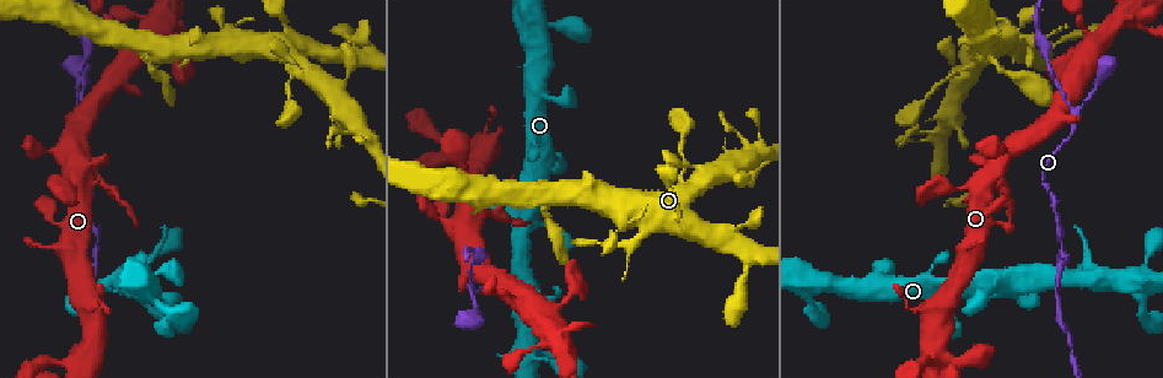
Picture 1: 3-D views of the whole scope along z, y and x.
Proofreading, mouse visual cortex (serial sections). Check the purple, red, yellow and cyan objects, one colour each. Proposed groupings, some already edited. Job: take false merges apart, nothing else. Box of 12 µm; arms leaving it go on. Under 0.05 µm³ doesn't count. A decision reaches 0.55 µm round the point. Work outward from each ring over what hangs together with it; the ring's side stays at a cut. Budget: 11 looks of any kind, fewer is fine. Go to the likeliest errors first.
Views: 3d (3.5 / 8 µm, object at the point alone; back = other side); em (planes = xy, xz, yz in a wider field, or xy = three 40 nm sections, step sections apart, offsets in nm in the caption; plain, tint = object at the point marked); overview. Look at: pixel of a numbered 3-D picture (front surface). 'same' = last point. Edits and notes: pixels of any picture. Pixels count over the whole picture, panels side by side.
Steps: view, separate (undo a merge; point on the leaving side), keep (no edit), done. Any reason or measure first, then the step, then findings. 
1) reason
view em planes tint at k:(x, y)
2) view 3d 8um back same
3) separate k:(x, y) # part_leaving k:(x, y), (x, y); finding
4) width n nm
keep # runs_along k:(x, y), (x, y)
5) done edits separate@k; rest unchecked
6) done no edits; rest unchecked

three-way junction
view 3d 3.5um at 1:(1076, 113)

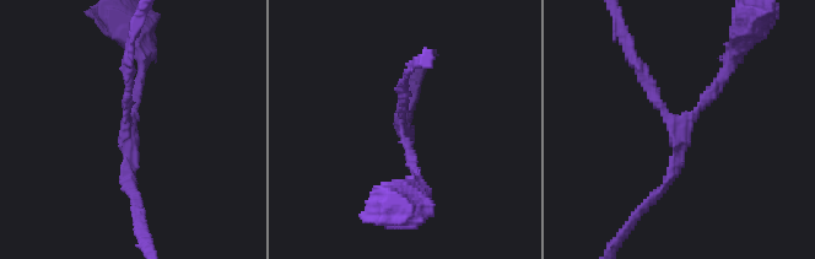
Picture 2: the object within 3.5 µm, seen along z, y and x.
arms 3; arm_widths 150, 150, 200 nm
view em xy step 2 tint at 2:(402, 129)

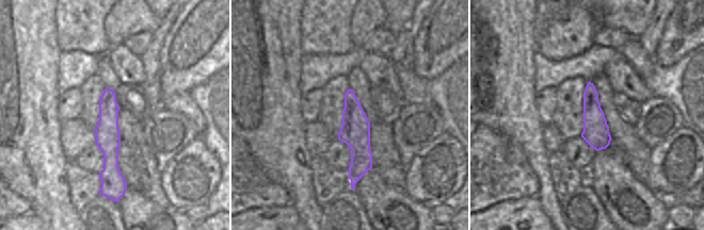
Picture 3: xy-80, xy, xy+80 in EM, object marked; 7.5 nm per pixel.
keep # runs_along 3:(107, 91), (111, 176), (121, 186); all the same cell

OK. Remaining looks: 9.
four or more arms meet
view 3d 8um at 1:(1130, 10)

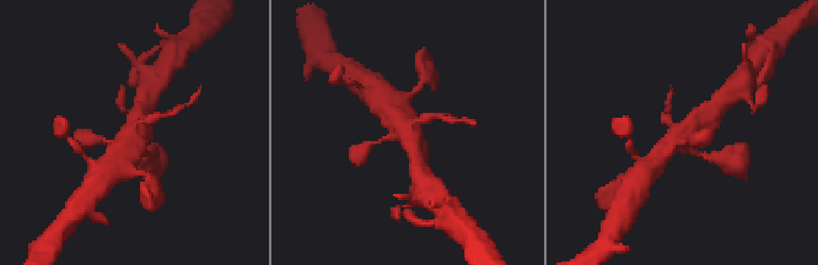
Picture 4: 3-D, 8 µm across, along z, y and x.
view 3d 3.5um at 4:(137, 140)

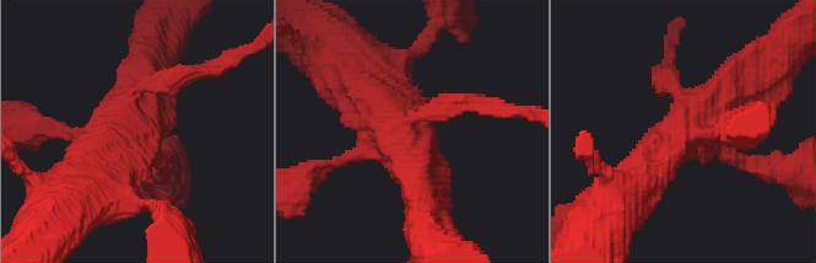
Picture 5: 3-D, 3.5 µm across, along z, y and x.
need the tissue
view em xy step 2 tint at 5:(702, 125)

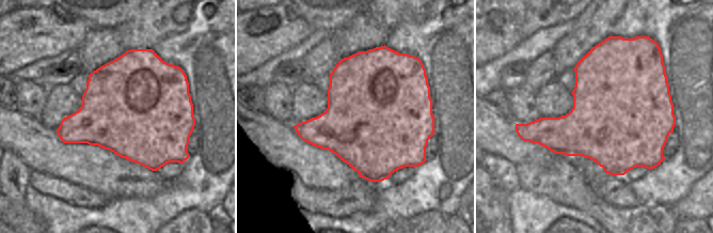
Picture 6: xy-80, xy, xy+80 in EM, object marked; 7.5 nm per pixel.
keep # runs_along 5:(641, 177), (744, 86); continuous, no second cell

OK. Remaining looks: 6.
view 3d 3.5um at 1:(1001, 281)

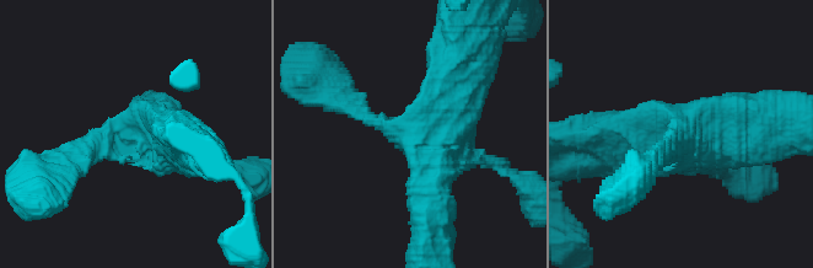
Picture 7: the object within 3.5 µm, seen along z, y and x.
now the EM
view em xy step 2 tint at 7:(689, 136)

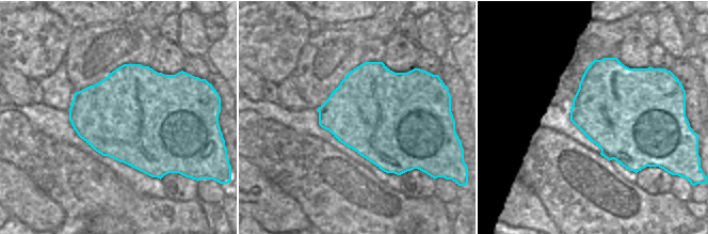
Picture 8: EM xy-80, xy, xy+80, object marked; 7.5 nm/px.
width 700 nm
keep # runs_along 7:(469, 68), (435, 138), (431, 216); continuous, no second cell

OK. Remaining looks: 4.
a narrow waist
view 3d 8um at 1:(936, 362)

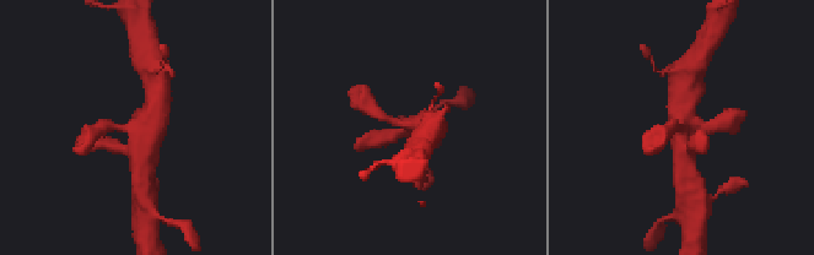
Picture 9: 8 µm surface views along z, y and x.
view 3d 3.5um at 9:(412, 124)

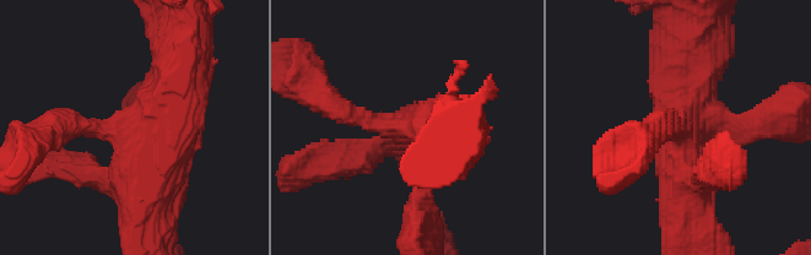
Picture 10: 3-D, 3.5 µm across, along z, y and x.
view em xy step 3 tint at 10:(136, 131)

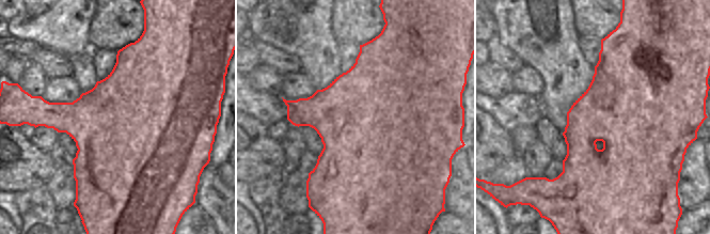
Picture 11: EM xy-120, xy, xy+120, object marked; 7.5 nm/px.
keep # runs_along 10:(185, 55), (160, 164), (118, 179); continuous, no second cell

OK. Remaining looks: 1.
done no edits; rest unchecked

